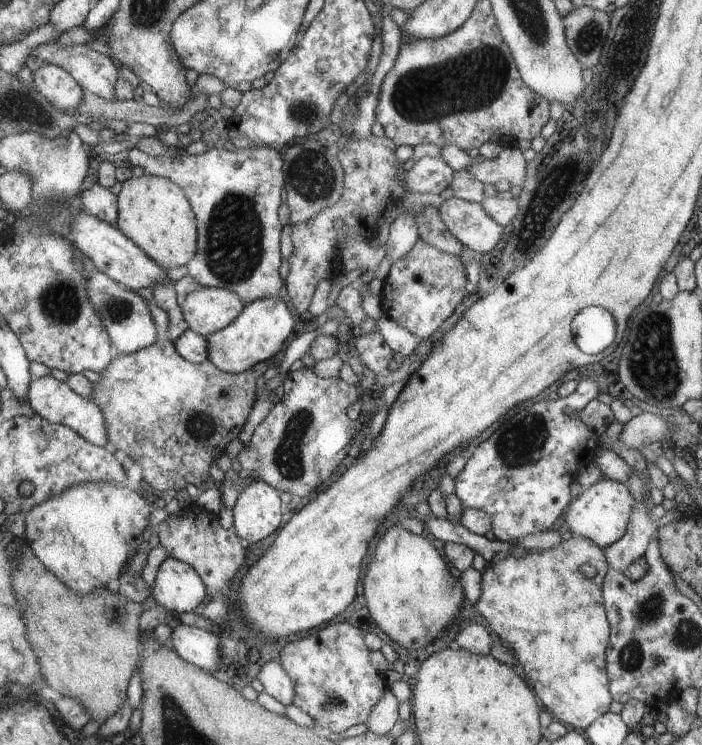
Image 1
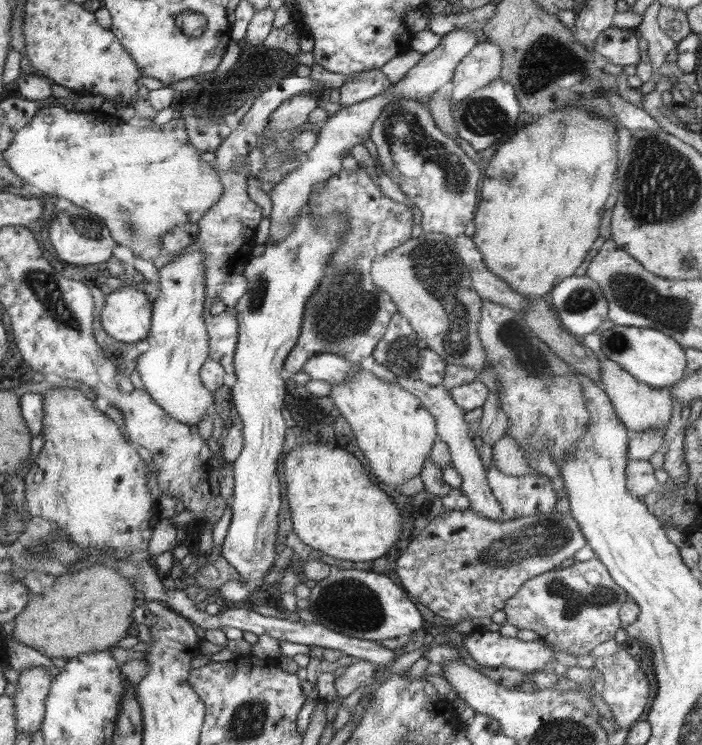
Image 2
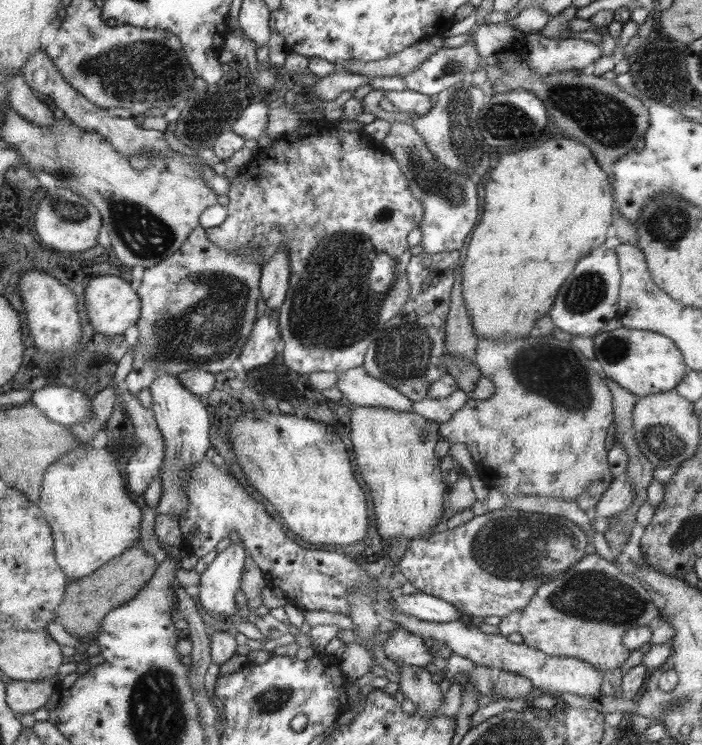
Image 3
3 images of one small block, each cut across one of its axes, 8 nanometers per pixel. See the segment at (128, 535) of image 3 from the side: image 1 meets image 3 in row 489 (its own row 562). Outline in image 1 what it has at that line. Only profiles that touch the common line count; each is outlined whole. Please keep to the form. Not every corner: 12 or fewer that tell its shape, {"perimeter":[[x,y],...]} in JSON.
{"perimeter":[[115,483],[68,486],[24,538],[80,595],[118,579],[152,506]]}

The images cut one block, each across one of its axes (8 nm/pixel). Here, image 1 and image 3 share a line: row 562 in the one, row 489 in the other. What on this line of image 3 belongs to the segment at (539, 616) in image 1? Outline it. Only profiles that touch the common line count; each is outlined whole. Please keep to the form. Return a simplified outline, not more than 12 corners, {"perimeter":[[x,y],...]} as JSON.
{"perimeter":[[478,339],[440,436],[486,486],[594,507],[612,395],[574,344]]}

